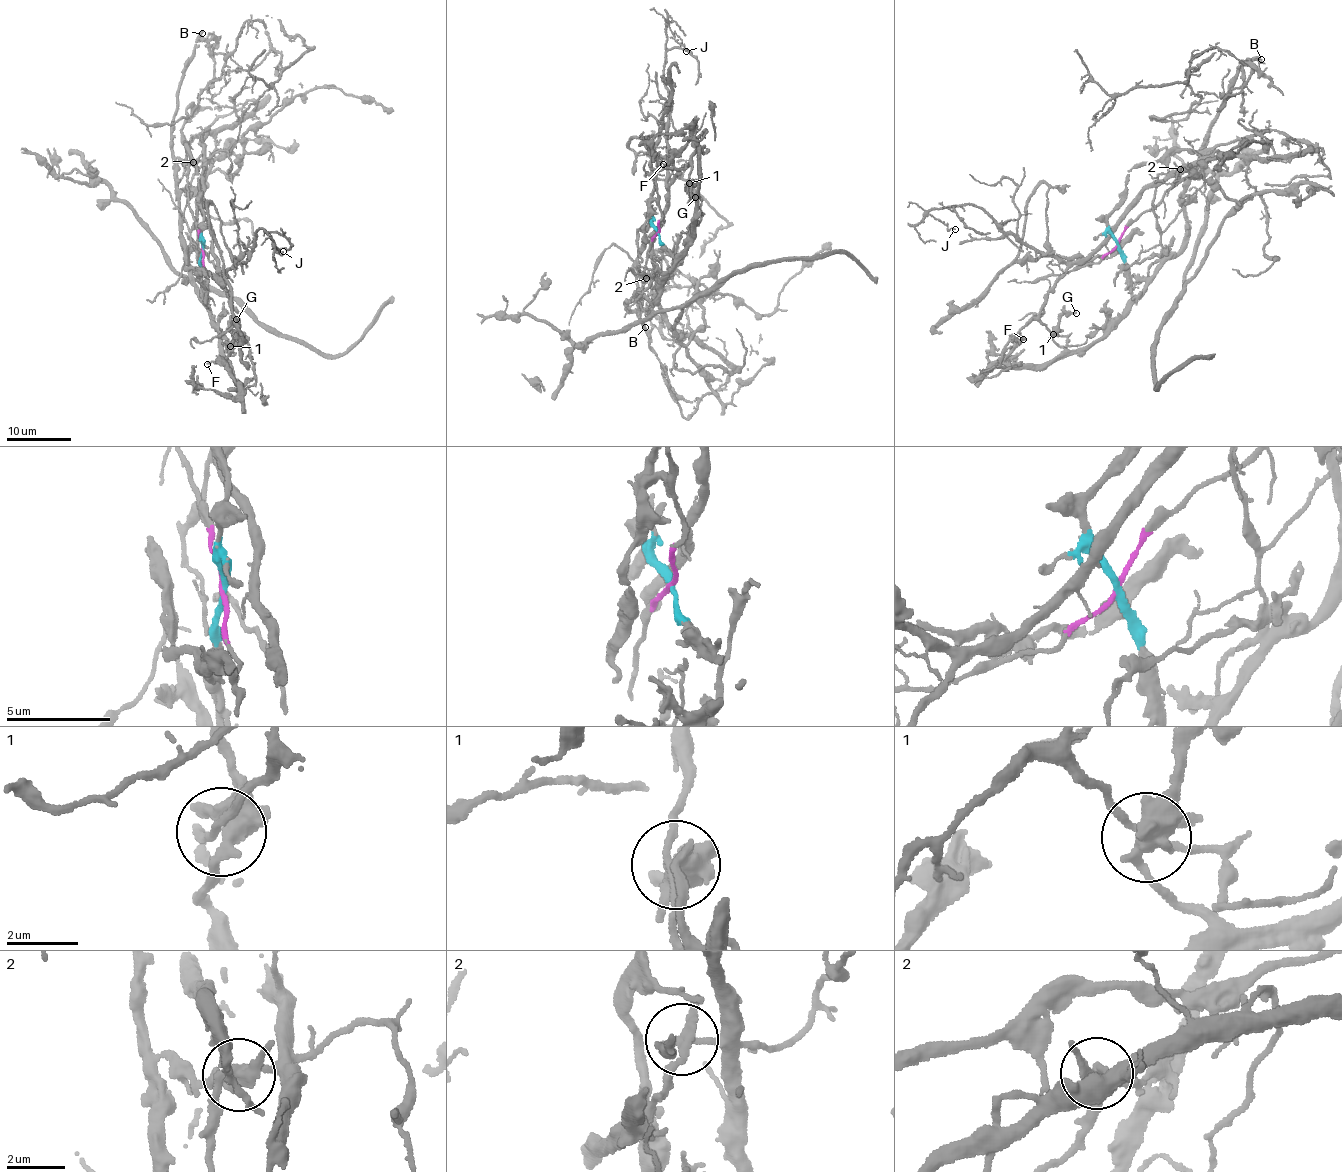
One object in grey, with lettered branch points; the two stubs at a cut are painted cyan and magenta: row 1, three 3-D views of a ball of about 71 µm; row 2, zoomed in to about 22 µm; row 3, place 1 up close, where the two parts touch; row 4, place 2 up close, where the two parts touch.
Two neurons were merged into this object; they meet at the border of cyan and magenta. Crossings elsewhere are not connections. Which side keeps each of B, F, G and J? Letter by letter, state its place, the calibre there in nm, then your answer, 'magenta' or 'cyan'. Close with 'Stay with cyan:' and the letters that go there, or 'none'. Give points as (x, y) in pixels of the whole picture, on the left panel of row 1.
B: place (202, 33); calibre 280 nm; cyan
F: place (207, 364); calibre 160 nm; cyan
G: place (236, 319); calibre 180 nm; cyan
J: place (283, 251); calibre 120 nm; magenta
Stay with cyan: B, F, G

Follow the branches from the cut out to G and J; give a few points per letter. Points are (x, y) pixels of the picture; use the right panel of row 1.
G: (1117, 244), (1130, 302), (1102, 337), (1078, 349), (1064, 350), (1053, 339), (1053, 333), (1063, 315), (1076, 312)
J: (1117, 244), (1179, 168), (1072, 262), (1023, 245), (979, 207), (928, 212), (955, 228)

